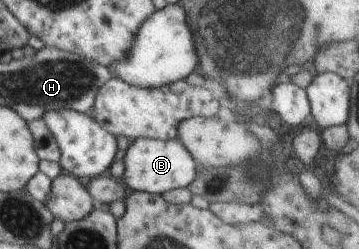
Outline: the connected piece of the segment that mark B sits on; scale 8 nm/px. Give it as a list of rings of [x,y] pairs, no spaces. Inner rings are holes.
[[[137,138],[130,142],[124,158],[125,172],[122,181],[130,192],[161,195],[175,188],[188,187],[195,180],[199,166],[179,140]]]

